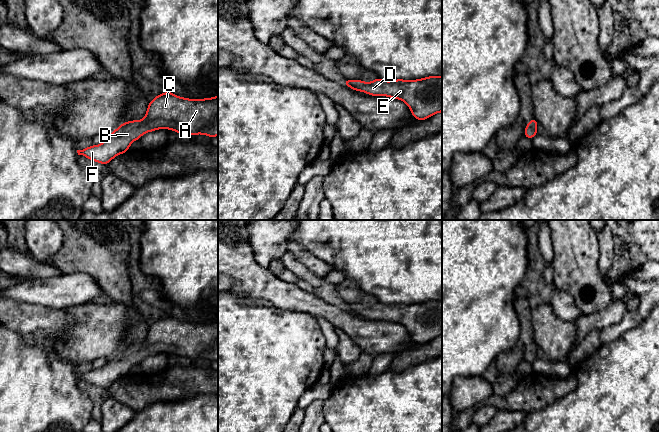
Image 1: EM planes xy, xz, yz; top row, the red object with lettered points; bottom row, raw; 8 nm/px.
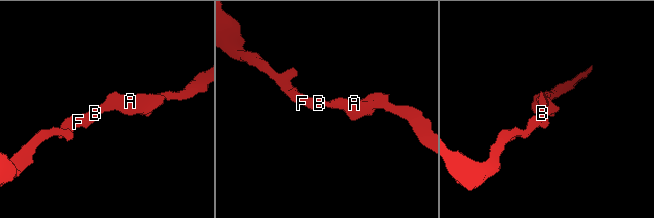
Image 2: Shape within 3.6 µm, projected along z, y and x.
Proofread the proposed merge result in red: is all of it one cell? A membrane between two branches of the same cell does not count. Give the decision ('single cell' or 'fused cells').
single cell

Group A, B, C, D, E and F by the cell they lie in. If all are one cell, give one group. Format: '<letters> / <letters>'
A B C D E F

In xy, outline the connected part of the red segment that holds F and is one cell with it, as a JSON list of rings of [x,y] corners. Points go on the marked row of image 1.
[[[166,91],[149,102],[143,119],[124,122],[103,143],[77,150],[77,153],[107,165],[117,155],[126,153],[131,143],[146,132],[162,128],[181,135],[218,136],[218,95],[188,99]]]

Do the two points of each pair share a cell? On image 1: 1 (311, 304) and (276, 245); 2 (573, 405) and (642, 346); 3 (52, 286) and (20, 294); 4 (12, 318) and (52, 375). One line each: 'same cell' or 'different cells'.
1: different cells
2: same cell
3: same cell
4: same cell

